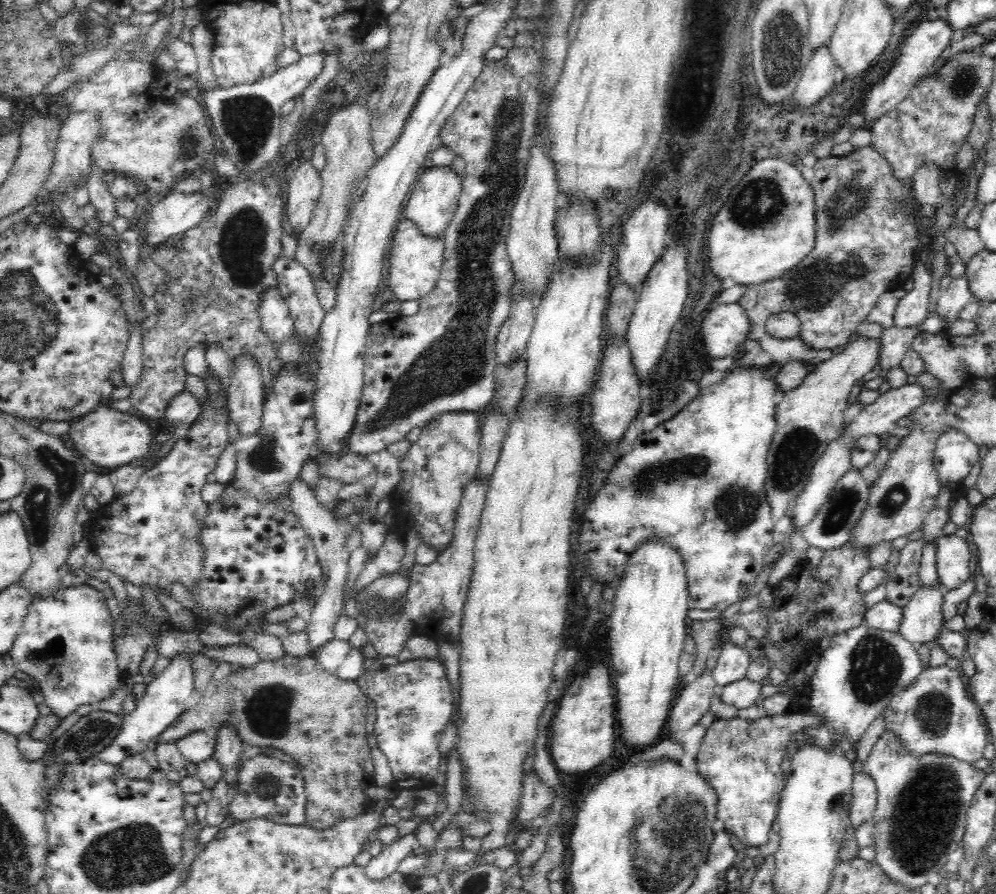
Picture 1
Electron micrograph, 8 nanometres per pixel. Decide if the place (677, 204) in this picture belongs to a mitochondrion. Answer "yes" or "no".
no

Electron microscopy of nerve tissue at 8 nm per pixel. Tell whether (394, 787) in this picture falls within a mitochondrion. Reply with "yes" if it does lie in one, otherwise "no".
no

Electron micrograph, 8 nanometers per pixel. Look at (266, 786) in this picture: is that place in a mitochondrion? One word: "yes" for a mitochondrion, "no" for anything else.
yes

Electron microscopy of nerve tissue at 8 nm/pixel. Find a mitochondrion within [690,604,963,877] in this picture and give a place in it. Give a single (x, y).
(875, 666)

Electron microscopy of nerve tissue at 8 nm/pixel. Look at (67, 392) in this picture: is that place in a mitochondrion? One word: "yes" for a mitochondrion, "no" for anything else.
no

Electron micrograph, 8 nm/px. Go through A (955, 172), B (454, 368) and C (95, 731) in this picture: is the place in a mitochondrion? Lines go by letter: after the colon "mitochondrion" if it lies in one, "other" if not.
A: other
B: mitochondrion
C: mitochondrion

